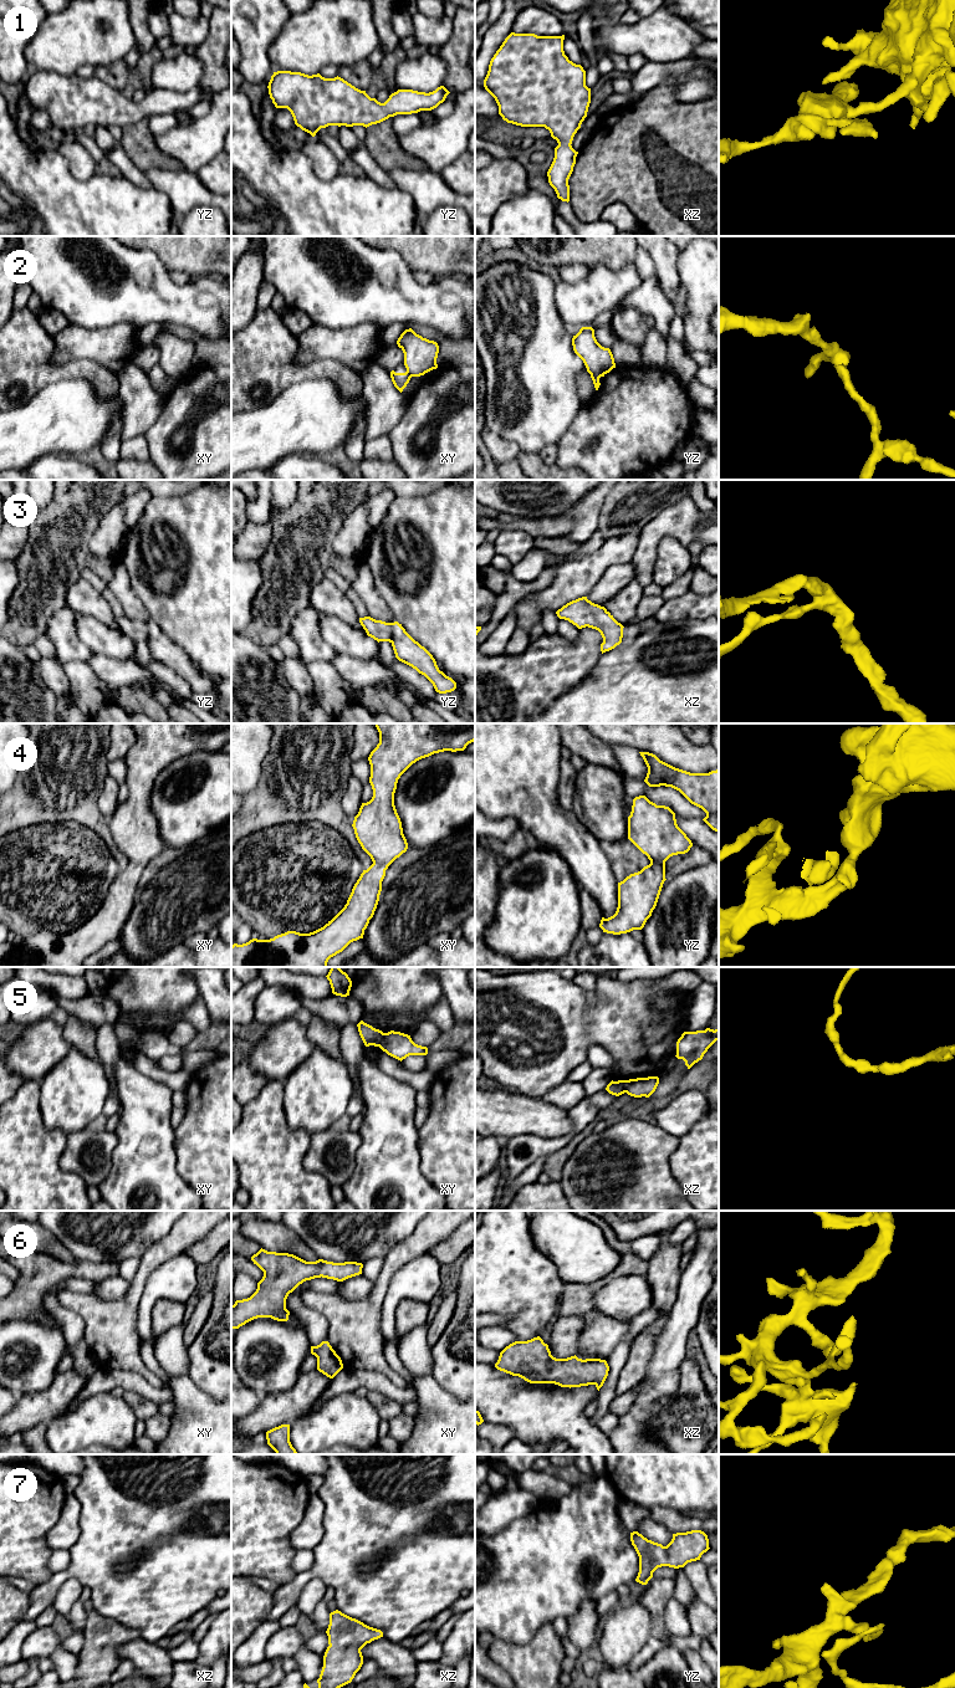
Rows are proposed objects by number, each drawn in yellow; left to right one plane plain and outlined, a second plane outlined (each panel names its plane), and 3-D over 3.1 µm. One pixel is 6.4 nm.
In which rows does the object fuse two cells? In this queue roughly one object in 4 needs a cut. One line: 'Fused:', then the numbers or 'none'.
Fused: 2, 5

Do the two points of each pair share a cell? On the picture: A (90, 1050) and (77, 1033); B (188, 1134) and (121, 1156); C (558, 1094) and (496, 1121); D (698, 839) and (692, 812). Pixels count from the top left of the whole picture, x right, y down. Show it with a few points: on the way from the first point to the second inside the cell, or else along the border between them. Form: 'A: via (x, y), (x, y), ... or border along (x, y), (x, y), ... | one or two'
A: via (87, 1047), (80, 1037) | one
B: border along (174, 1129), (175, 1167) | two
C: border along (542, 1098), (566, 1110) | two
D: border along (675, 813), (683, 817), (698, 817), (701, 819) | two

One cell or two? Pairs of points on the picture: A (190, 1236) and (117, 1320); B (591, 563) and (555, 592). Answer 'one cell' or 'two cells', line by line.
A: one cell
B: one cell

